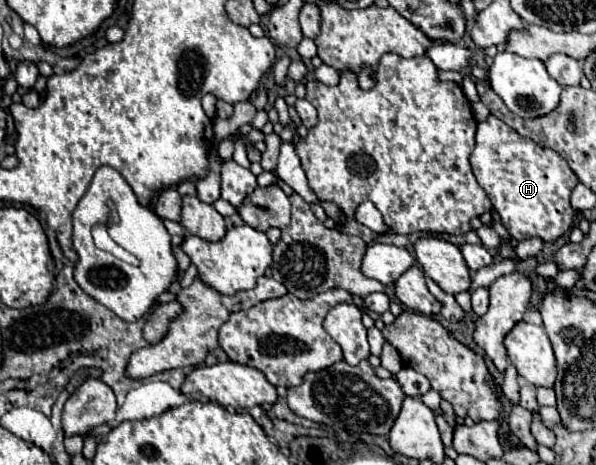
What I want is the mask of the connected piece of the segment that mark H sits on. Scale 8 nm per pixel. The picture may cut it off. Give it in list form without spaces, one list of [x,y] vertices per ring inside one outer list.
[[[491,114],[485,122],[477,124],[471,168],[511,238],[539,236],[545,242],[553,242],[571,230],[577,212],[571,208],[569,196],[579,180],[557,152],[519,136]]]

